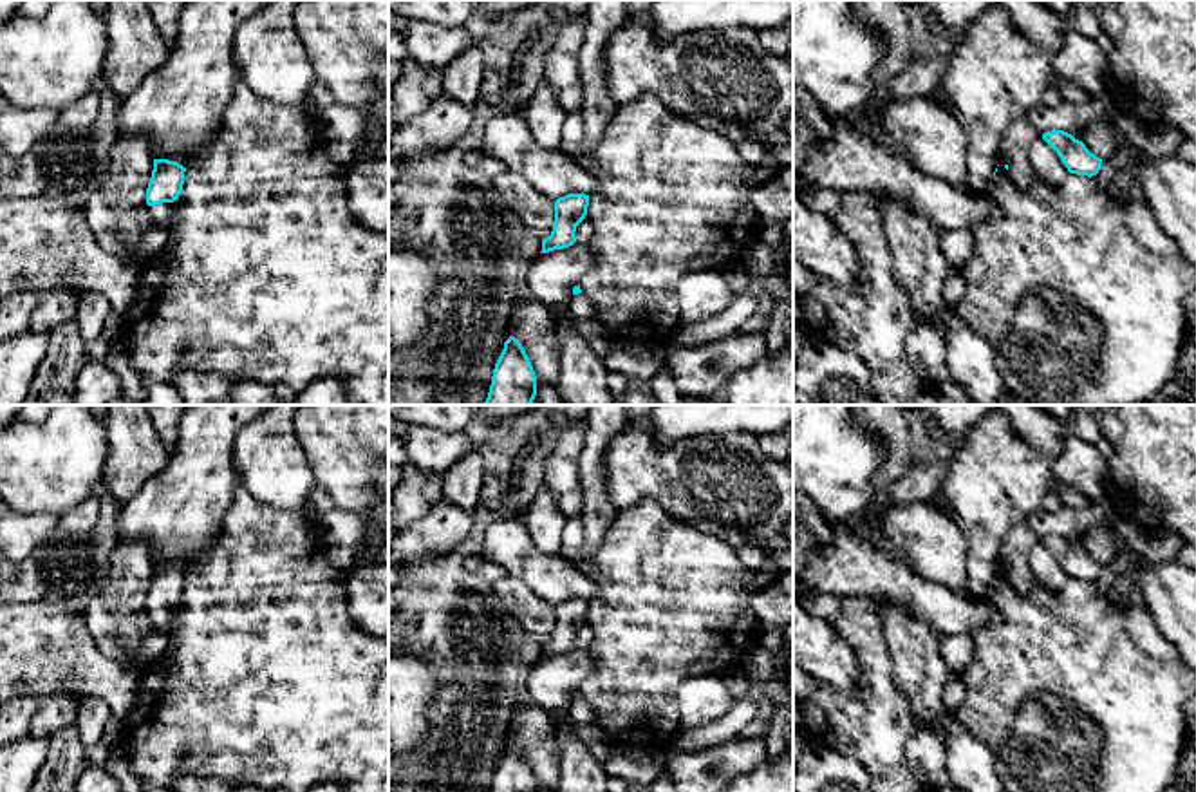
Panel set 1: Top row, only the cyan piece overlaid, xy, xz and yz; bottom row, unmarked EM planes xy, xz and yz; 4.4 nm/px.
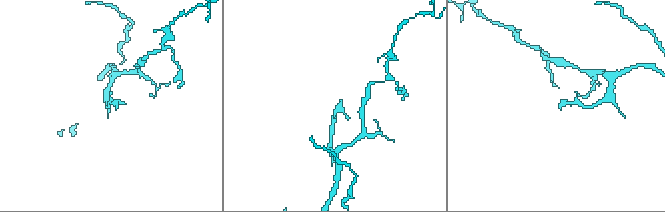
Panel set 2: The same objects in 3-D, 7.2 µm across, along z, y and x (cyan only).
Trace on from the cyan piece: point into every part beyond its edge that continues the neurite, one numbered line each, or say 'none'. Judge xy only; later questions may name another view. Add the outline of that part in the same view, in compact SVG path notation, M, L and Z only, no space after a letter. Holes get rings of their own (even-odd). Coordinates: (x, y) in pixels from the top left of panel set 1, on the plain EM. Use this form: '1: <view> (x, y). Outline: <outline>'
1: xy (161, 619). Outline: M177 606L148 611L150 620L152 620L152 627L161 629L161 631L168 631L170 622L173 620L175 613L177 613Z

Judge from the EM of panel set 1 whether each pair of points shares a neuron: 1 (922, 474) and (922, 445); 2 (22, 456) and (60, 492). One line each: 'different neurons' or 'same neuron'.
1: same neuron
2: same neuron

